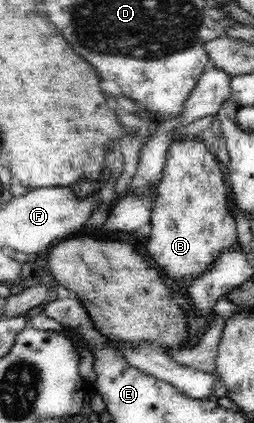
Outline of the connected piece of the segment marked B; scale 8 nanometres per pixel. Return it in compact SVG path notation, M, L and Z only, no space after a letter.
M196 139L176 140L169 143L168 151L157 188L156 203L150 213L151 232L146 249L150 257L174 281L196 280L201 277L225 251L238 244L236 221L230 201L230 189L225 174L206 145Z

